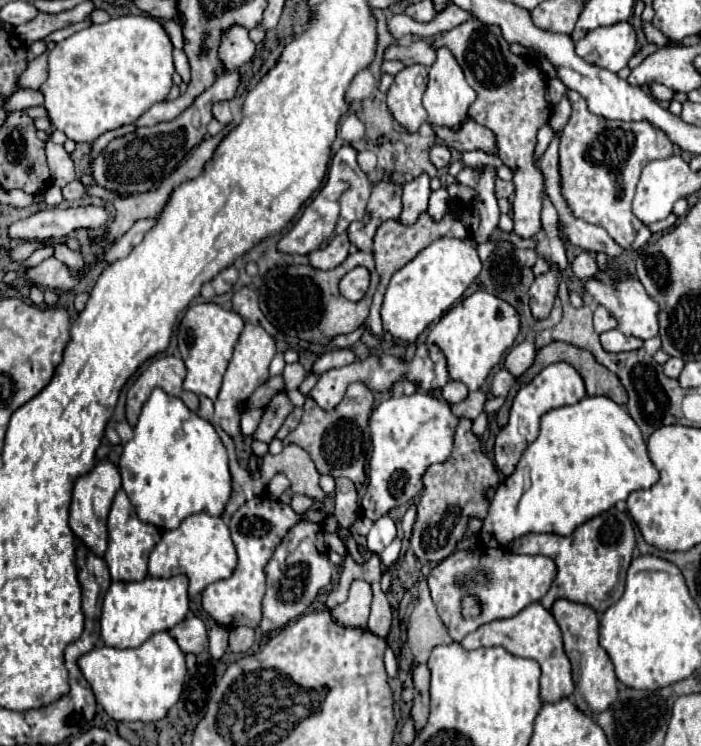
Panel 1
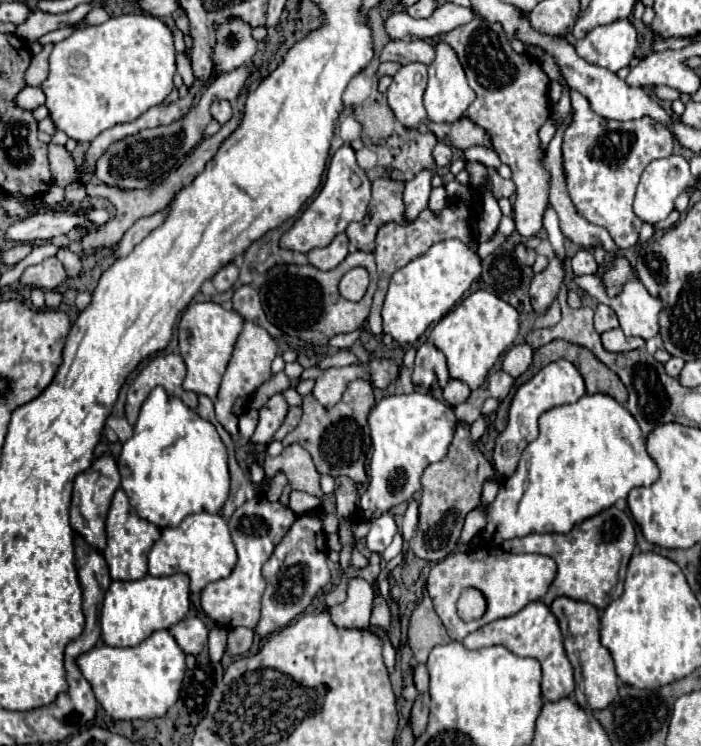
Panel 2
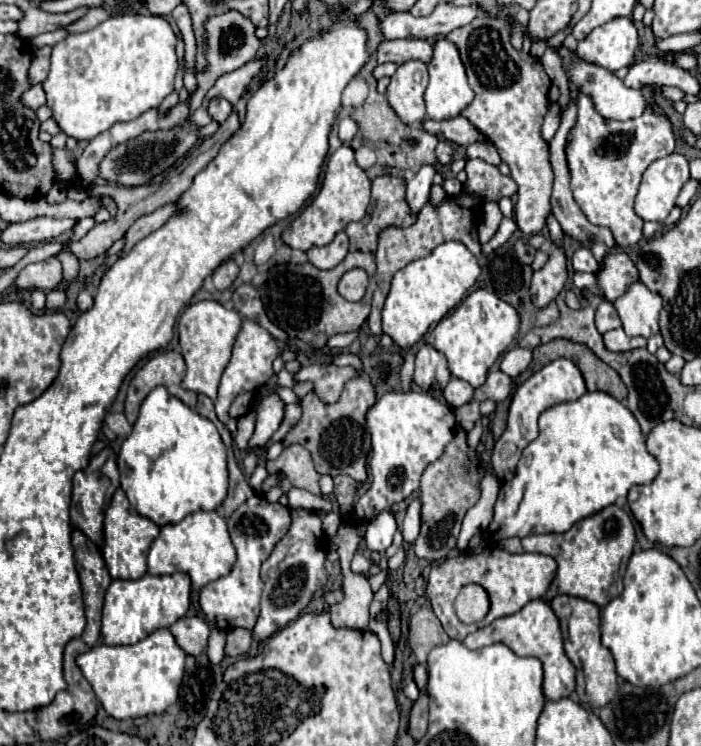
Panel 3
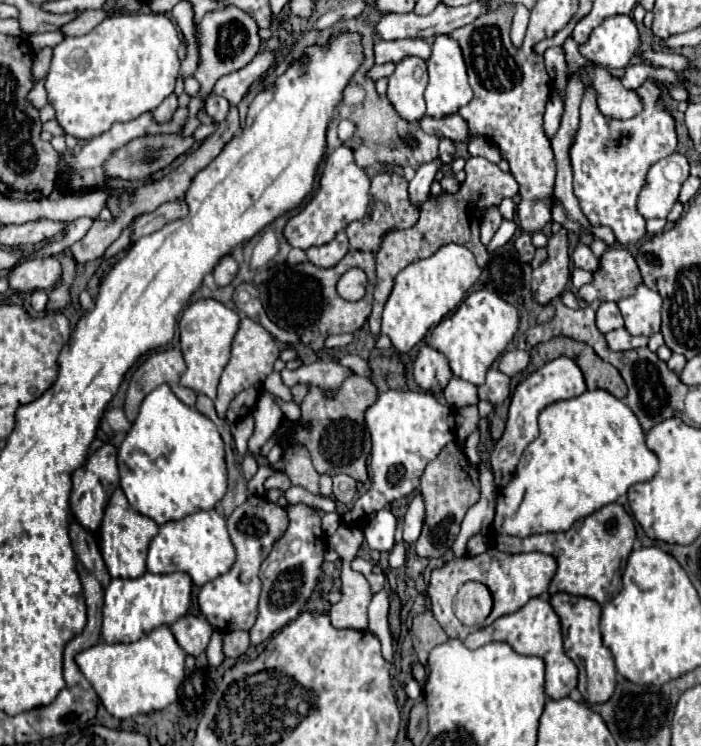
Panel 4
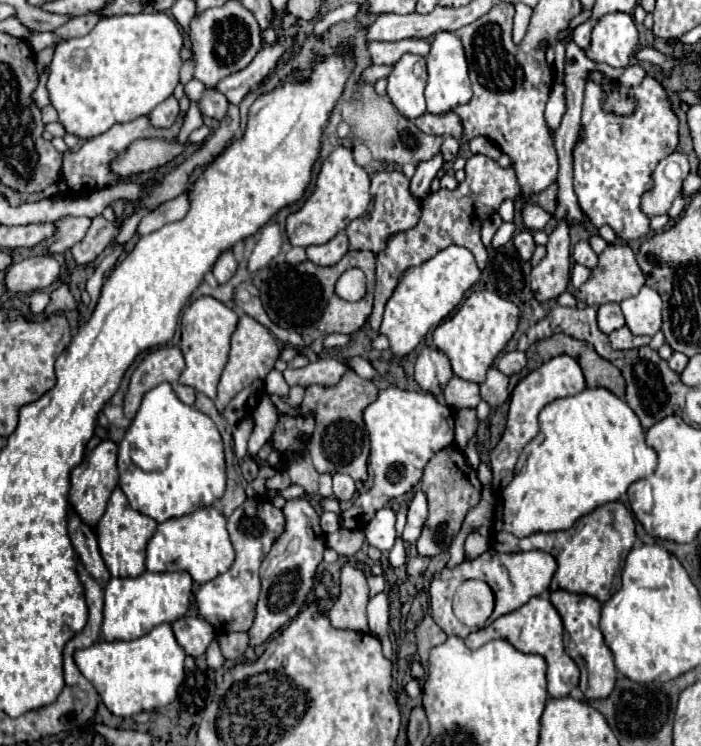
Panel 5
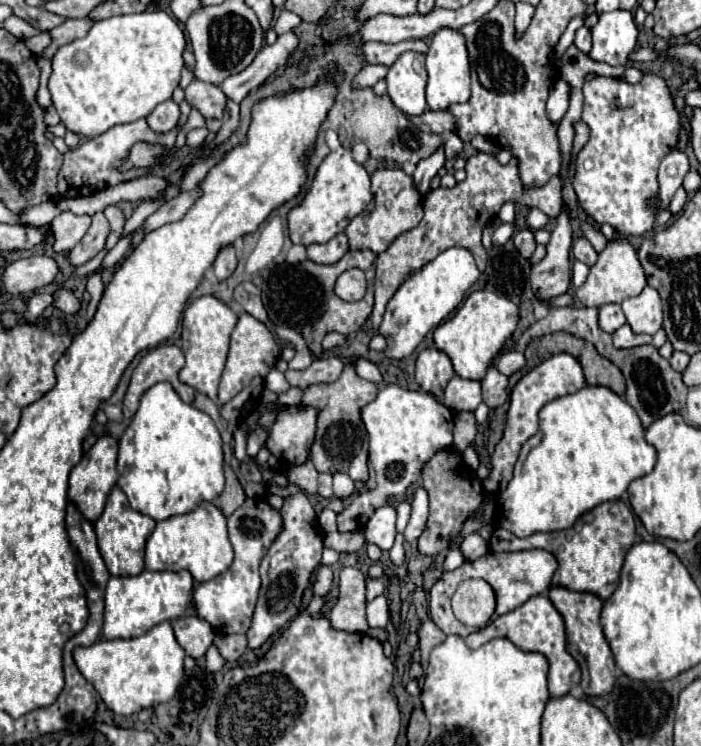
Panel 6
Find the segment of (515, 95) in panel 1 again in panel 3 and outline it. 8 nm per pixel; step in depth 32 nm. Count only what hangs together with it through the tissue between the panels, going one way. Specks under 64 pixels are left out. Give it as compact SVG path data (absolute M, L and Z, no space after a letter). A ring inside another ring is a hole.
M476 16L470 24L452 30L446 40L450 40L462 58L462 64L468 74L470 88L474 90L476 98L472 104L462 112L464 118L468 118L498 150L502 162L506 162L512 170L512 180L518 184L518 200L514 206L514 218L516 226L524 236L538 234L544 228L546 214L550 212L550 192L552 192L552 168L548 168L548 144L540 136L540 128L544 122L544 116L548 112L548 88L550 78L544 72L538 58L530 56L530 40L524 40L524 48L516 52L510 44L508 28L500 24L500 20L488 20L488 16Z

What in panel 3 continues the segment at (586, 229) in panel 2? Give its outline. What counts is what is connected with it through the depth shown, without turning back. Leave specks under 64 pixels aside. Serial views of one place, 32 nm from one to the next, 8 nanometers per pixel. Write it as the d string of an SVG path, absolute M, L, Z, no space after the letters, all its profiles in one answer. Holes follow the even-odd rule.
M570 88L570 104L568 108L564 110L562 114L562 120L560 120L560 126L554 134L554 138L550 140L548 144L548 150L550 150L550 166L552 166L552 172L554 172L554 184L552 184L552 198L550 198L550 204L552 204L552 212L554 216L558 218L560 226L562 226L562 232L570 238L574 238L576 242L580 244L592 244L592 242L604 242L608 248L616 248L616 242L612 238L612 234L608 232L608 228L602 228L602 226L594 226L586 220L586 216L580 212L578 204L572 200L572 192L570 192L570 184L568 184L568 164L564 160L564 136L568 136L568 128L572 128L572 124L576 124L576 104L574 104L574 94L578 94L576 88Z

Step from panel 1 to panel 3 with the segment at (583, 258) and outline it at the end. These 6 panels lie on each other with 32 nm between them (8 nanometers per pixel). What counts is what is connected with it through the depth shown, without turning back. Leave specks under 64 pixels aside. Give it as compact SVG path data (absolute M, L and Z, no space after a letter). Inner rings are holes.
M584 246L578 248L578 252L572 256L572 268L574 272L592 272L592 274L598 272L598 262L592 256L590 248L584 248Z

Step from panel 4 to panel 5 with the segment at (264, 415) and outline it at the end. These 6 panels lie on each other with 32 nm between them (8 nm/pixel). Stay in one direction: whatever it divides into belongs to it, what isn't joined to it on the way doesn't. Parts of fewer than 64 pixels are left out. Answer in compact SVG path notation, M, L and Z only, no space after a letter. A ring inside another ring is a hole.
M264 394L254 412L254 432L248 440L248 454L252 454L254 448L262 448L272 438L272 428L276 428L278 418L280 418L278 408L272 404L270 396Z

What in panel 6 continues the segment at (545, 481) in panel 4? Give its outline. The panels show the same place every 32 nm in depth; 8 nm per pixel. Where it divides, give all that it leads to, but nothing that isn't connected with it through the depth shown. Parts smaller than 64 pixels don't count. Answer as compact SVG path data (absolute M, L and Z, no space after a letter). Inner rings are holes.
M584 386L576 394L568 394L548 402L540 410L540 432L532 436L520 452L514 468L514 478L496 502L496 526L504 528L518 538L536 532L554 532L570 528L576 518L594 506L618 500L628 484L652 472L656 464L656 450L644 440L644 428L634 408L604 386Z

